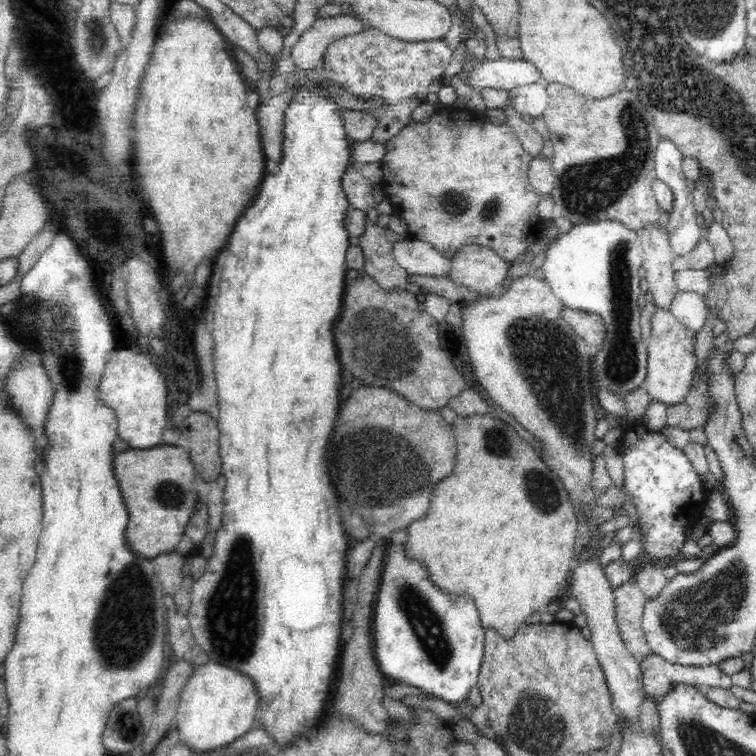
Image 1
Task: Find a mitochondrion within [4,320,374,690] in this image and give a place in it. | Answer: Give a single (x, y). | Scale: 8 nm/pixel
(230, 617)

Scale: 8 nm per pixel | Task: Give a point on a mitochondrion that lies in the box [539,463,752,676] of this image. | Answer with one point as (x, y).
(695, 619)

